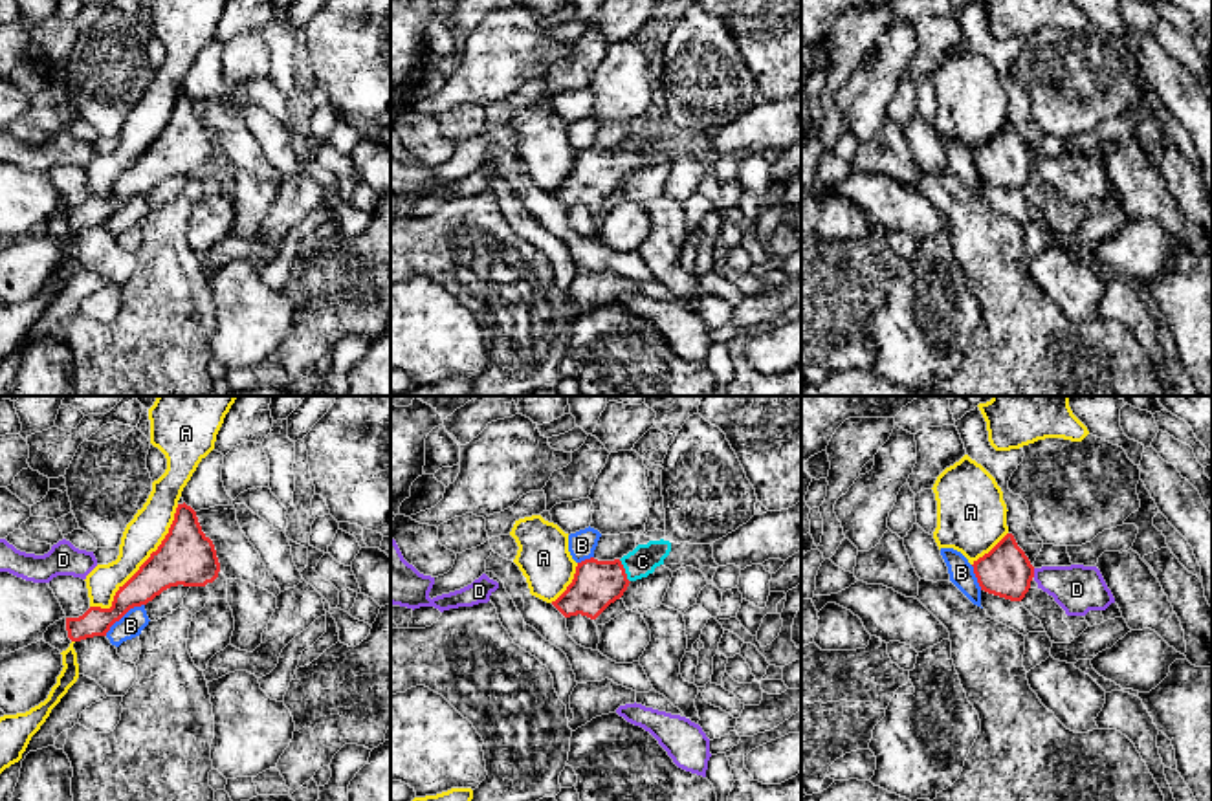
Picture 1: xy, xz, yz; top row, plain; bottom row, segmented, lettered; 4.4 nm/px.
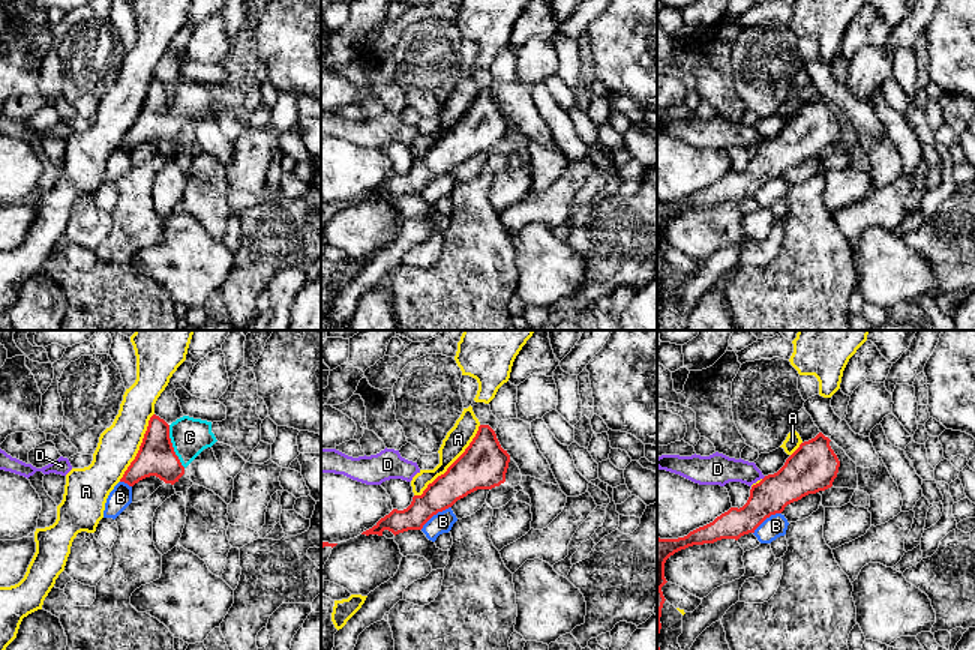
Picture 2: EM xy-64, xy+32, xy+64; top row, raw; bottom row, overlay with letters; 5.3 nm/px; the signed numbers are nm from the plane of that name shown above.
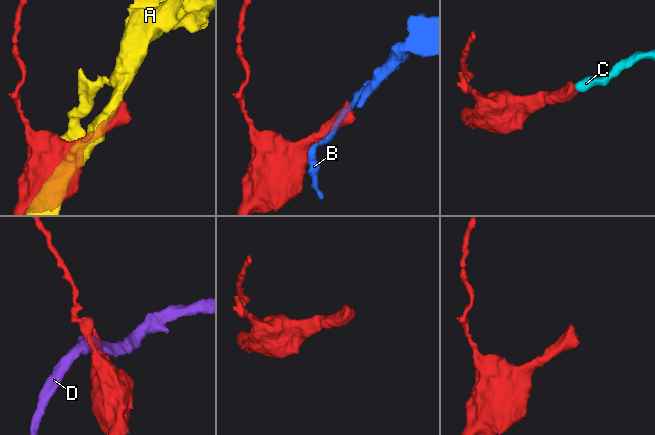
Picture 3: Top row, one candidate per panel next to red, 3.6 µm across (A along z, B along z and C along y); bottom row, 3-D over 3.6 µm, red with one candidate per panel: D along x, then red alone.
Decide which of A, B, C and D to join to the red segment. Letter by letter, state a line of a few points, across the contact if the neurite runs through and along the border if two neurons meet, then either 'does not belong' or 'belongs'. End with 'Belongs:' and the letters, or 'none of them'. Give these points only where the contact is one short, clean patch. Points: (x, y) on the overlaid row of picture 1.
A: does not belong
B: does not belong
C: line xz (596, 583), (624, 570), (642, 561); belongs
D: line yz (1033, 569), (1035, 576); does not belong
Belongs: C

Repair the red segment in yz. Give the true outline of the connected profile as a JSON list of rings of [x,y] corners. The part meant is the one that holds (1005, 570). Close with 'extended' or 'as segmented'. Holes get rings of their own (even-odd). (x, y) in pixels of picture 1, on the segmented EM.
[[[1007,533],[972,566],[981,590],[1010,601],[1021,601],[1034,577],[1034,566],[1012,533]]] | as segmented

